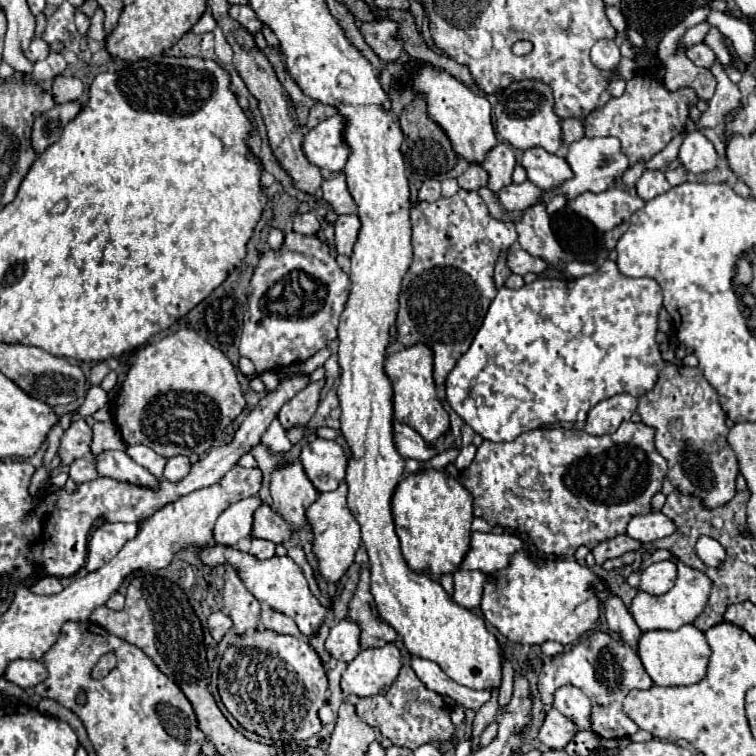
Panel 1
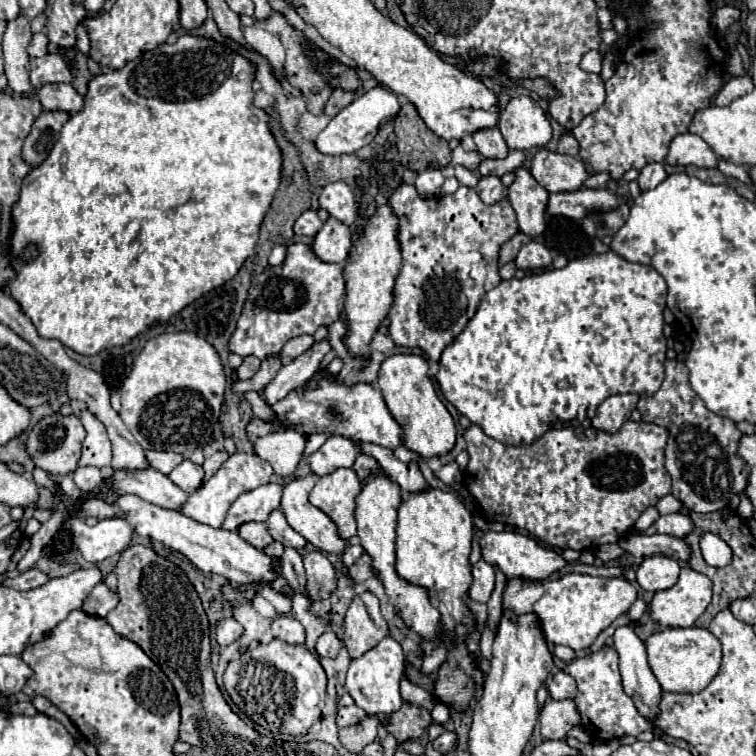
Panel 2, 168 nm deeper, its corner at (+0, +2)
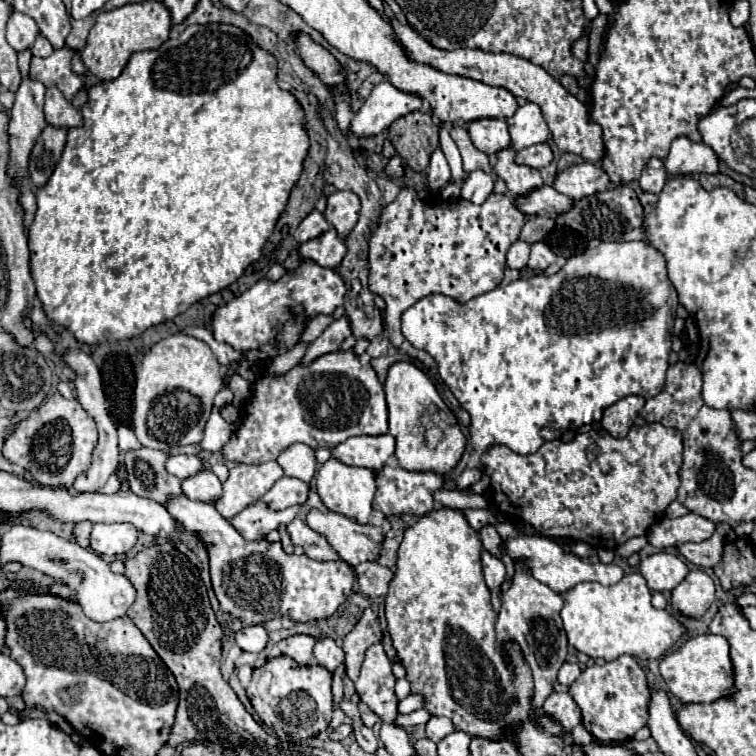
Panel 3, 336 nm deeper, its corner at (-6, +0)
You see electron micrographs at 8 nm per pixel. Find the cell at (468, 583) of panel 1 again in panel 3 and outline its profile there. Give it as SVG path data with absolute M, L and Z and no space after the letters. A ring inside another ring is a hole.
M482 551L482 569L484 569L484 579L490 589L496 589L502 585L506 577L506 567L500 559L490 555L488 551Z

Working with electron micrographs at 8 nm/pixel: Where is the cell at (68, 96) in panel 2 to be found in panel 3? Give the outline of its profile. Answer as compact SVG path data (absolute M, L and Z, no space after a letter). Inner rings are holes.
M58 87L46 89L46 105L44 105L44 115L50 125L56 127L82 127L84 119L82 113L64 97L64 93Z

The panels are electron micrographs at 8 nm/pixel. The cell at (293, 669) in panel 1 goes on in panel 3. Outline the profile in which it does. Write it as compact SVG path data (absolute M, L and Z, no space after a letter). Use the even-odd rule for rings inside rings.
M288 655L268 659L262 667L256 667L246 689L248 699L258 713L260 721L274 731L282 731L294 739L314 737L324 731L332 719L332 673L326 667L312 663L300 665Z

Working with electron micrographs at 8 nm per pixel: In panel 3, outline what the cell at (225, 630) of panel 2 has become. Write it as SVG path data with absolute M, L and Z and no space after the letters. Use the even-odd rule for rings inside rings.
M246 625L242 627L236 635L236 645L242 649L242 651L250 651L250 653L258 653L266 647L266 641L268 641L268 635L264 631L262 625Z

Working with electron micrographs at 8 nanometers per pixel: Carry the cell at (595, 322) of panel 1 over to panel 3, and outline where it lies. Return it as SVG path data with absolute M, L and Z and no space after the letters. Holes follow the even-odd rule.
M630 241L630 243L600 243L594 249L588 249L582 255L574 255L566 261L566 265L554 273L554 275L534 275L530 279L518 279L508 283L506 287L496 287L490 293L478 295L470 299L468 303L456 303L450 297L444 295L428 295L420 299L416 305L412 305L404 315L402 315L402 333L404 337L418 349L428 351L440 367L440 377L448 385L448 389L454 393L454 397L460 401L460 405L470 413L472 425L470 425L470 435L472 435L472 445L476 453L486 451L490 445L506 445L518 455L530 455L536 453L544 443L558 439L564 431L568 429L578 429L580 425L591 424L594 419L600 419L602 411L610 407L612 403L624 399L626 395L642 395L642 397L654 397L662 391L664 379L666 379L666 369L668 369L668 355L670 355L670 339L672 339L672 321L674 321L674 311L678 307L676 299L676 289L670 283L666 275L666 263L654 247L650 247L644 241ZM618 291L628 293L622 295L624 301L628 301L628 317L626 309L622 303L618 303Z

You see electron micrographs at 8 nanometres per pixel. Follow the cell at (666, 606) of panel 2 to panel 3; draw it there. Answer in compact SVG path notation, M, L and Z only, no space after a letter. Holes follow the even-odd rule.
M690 571L670 595L672 609L678 615L700 619L714 603L714 581L704 571Z

